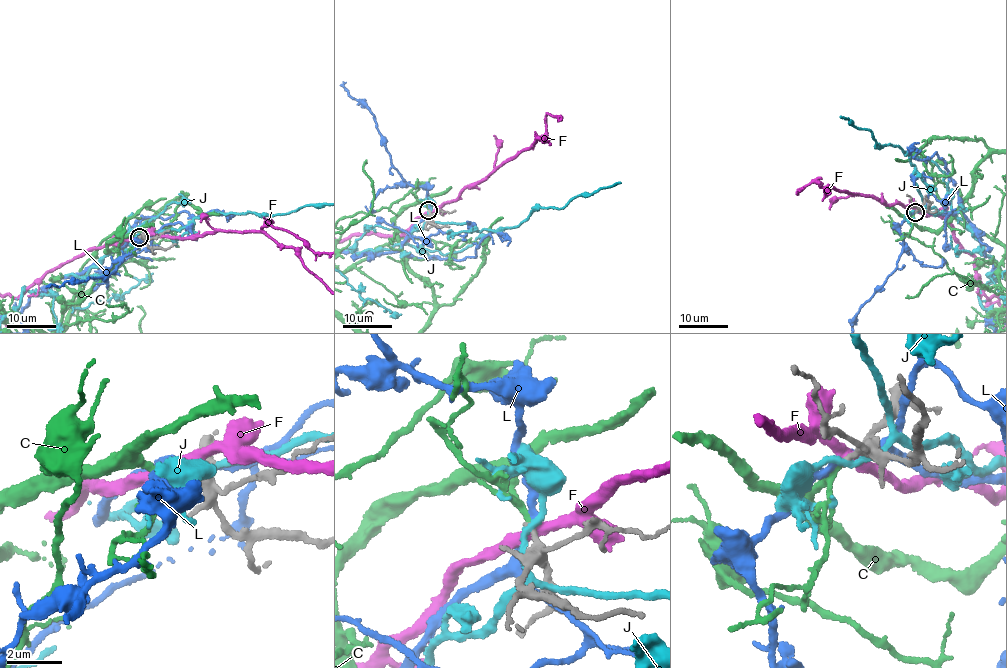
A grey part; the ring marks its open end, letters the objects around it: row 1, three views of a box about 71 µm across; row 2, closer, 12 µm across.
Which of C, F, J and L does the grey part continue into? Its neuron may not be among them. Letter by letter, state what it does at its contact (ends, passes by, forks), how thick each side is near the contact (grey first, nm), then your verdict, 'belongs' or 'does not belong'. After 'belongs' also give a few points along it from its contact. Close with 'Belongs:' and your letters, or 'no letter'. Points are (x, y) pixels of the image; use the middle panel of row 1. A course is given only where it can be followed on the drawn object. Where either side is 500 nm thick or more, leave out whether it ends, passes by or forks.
C: it passes by; calibres 220 and 190 nm; belongs
F: it passes by; calibres 260 and 400 nm; does not belong
J: it passes by; calibres 260 and 220 nm; does not belong
L: it passes by; calibres 220 and 280 nm; does not belong
Belongs: C

